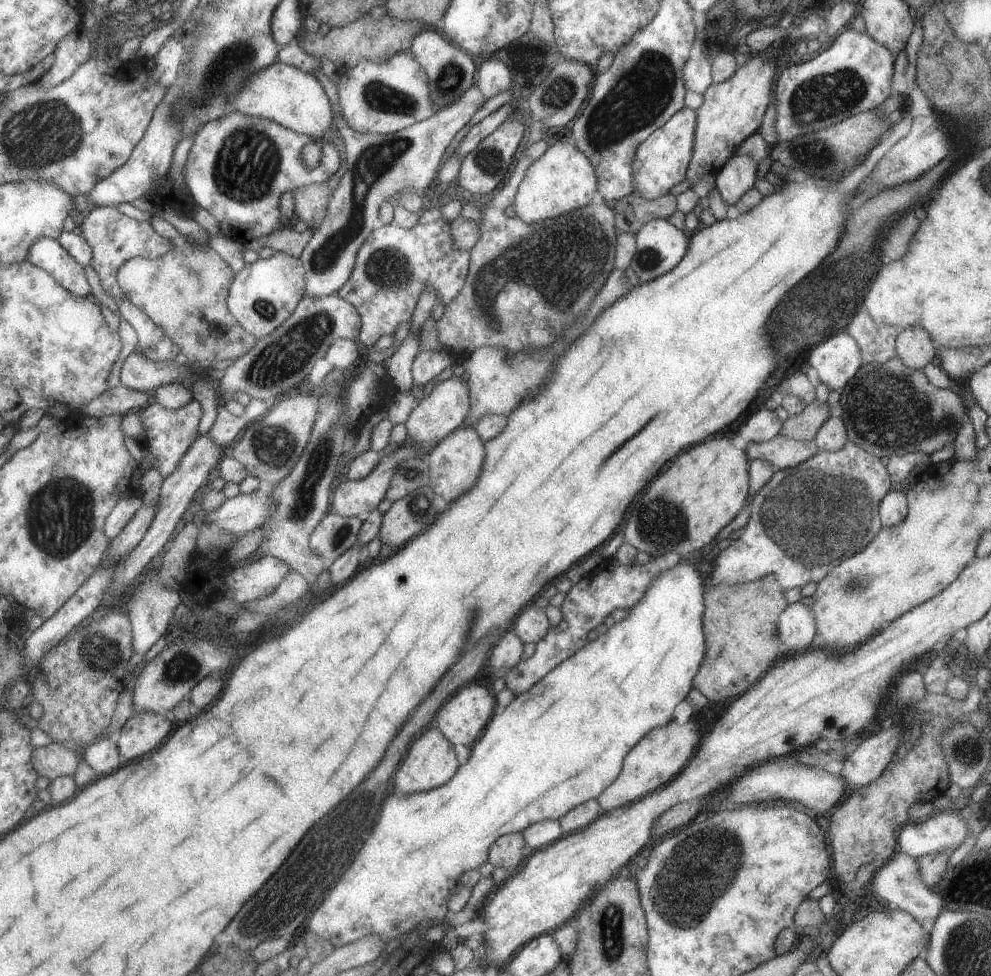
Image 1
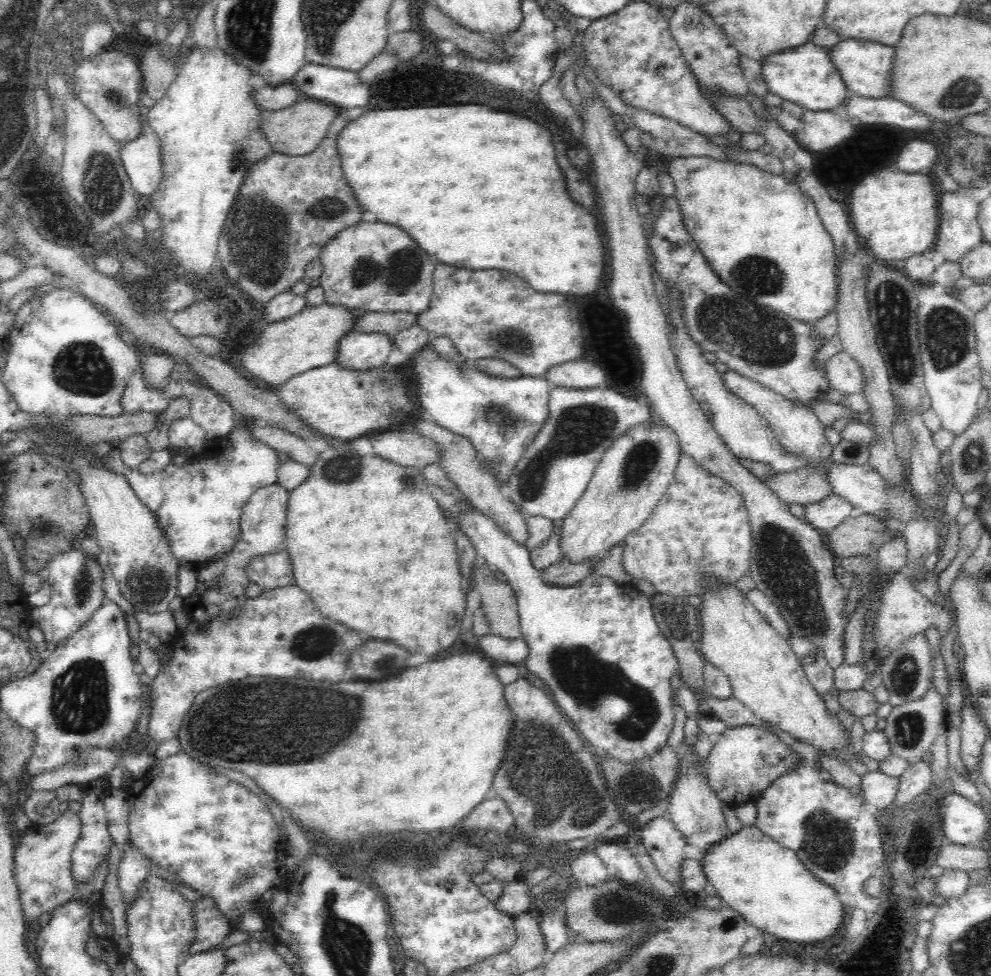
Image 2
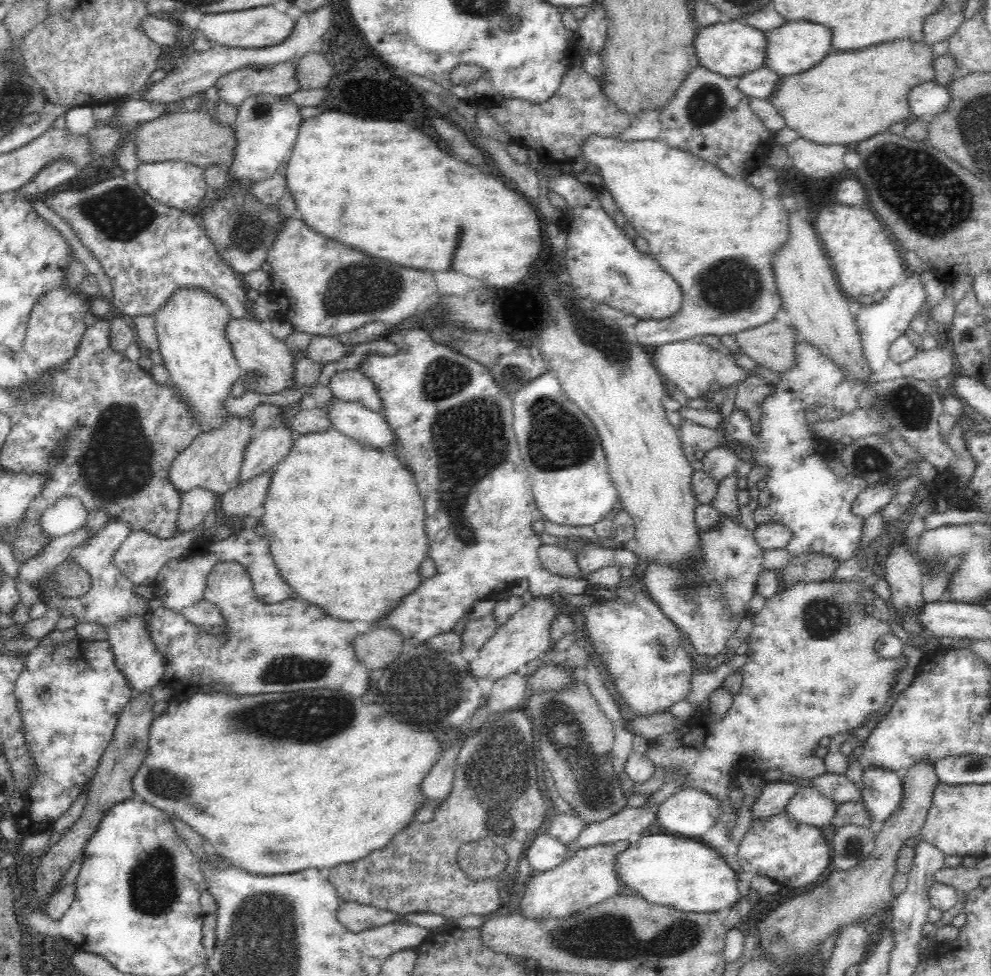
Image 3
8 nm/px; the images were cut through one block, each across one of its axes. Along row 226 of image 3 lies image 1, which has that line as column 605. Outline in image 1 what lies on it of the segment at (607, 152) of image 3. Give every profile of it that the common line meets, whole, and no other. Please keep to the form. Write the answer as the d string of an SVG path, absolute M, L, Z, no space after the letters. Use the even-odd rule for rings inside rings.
M675 564L667 570L661 570L655 580L651 580L651 584L647 586L647 590L643 592L643 598L639 602L635 602L629 610L627 616L615 624L611 625L605 633L599 634L593 642L585 644L583 648L579 648L579 652L565 660L558 668L549 672L545 678L539 680L534 688L527 690L525 694L517 696L504 709L500 710L491 724L487 726L487 731L482 734L482 737L472 747L472 756L467 764L459 768L453 780L449 780L447 784L434 790L414 793L400 794L389 796L383 804L383 812L381 818L371 834L371 838L367 840L367 844L363 846L363 850L355 856L351 868L343 874L343 880L327 894L327 900L323 900L323 904L316 909L315 916L308 922L308 930L314 934L321 936L324 940L329 940L336 948L343 947L370 935L381 936L385 942L395 939L400 939L403 934L410 934L415 931L422 923L426 921L445 921L451 916L449 910L449 898L453 894L453 890L462 883L461 876L467 870L480 870L483 864L490 862L490 849L501 836L512 834L515 832L525 832L531 824L537 824L541 820L557 820L561 821L563 816L566 816L574 810L579 804L587 802L587 800L597 799L602 795L603 788L608 788L616 779L619 772L622 772L623 758L631 751L631 748L638 744L647 732L665 726L667 722L673 720L673 710L677 704L685 699L693 681L693 676L699 669L699 664L703 661L704 634L702 630L703 616L703 598L708 586L703 584L701 578L693 566L684 564Z

